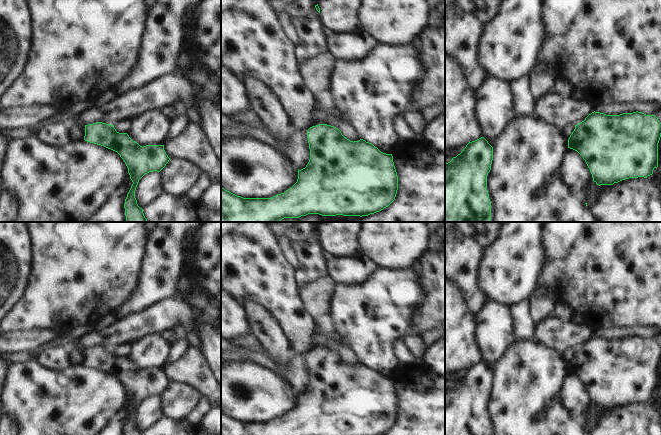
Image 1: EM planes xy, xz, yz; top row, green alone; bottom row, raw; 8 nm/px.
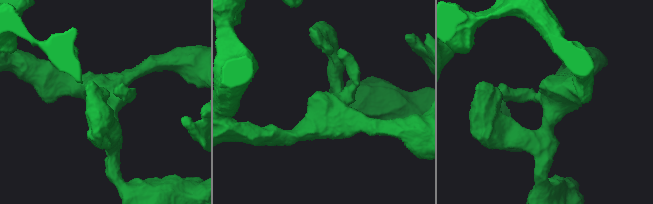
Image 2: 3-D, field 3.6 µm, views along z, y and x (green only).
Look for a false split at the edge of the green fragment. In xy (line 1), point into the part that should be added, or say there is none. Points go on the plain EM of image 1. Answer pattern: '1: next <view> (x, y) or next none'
1: next none

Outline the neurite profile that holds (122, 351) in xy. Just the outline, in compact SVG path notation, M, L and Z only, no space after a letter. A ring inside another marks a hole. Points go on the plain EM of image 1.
M126 344L114 349L114 352L119 357L127 357L131 351L132 344Z

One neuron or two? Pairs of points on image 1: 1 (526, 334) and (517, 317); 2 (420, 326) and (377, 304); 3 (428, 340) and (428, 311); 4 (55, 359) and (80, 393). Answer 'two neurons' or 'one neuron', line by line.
1: one neuron
2: two neurons
3: two neurons
4: two neurons

